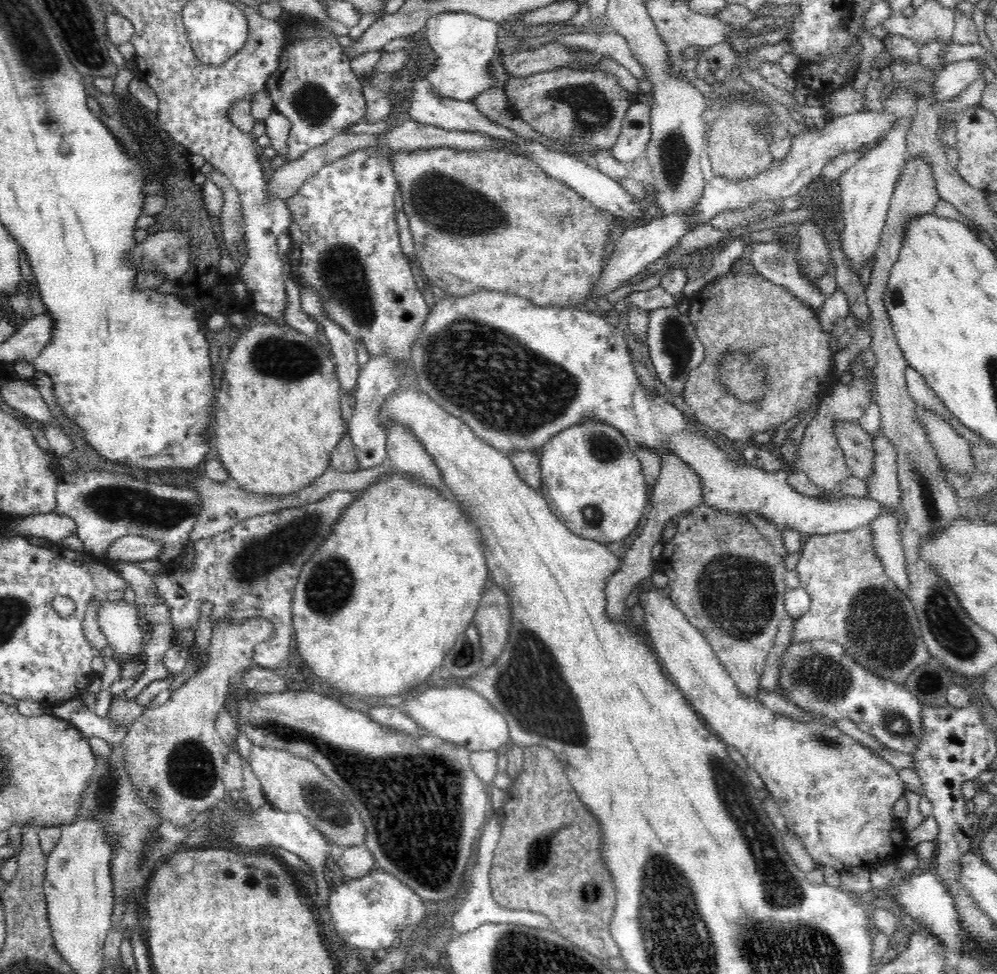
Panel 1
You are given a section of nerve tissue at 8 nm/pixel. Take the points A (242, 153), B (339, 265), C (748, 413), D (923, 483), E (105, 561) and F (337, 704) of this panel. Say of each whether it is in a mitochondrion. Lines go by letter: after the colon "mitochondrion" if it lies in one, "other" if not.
A: other
B: mitochondrion
C: other
D: mitochondrion
E: other
F: other

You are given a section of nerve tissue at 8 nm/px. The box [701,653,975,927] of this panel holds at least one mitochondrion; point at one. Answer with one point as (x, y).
(893, 721)

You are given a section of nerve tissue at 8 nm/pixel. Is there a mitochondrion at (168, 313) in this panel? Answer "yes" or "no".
no

